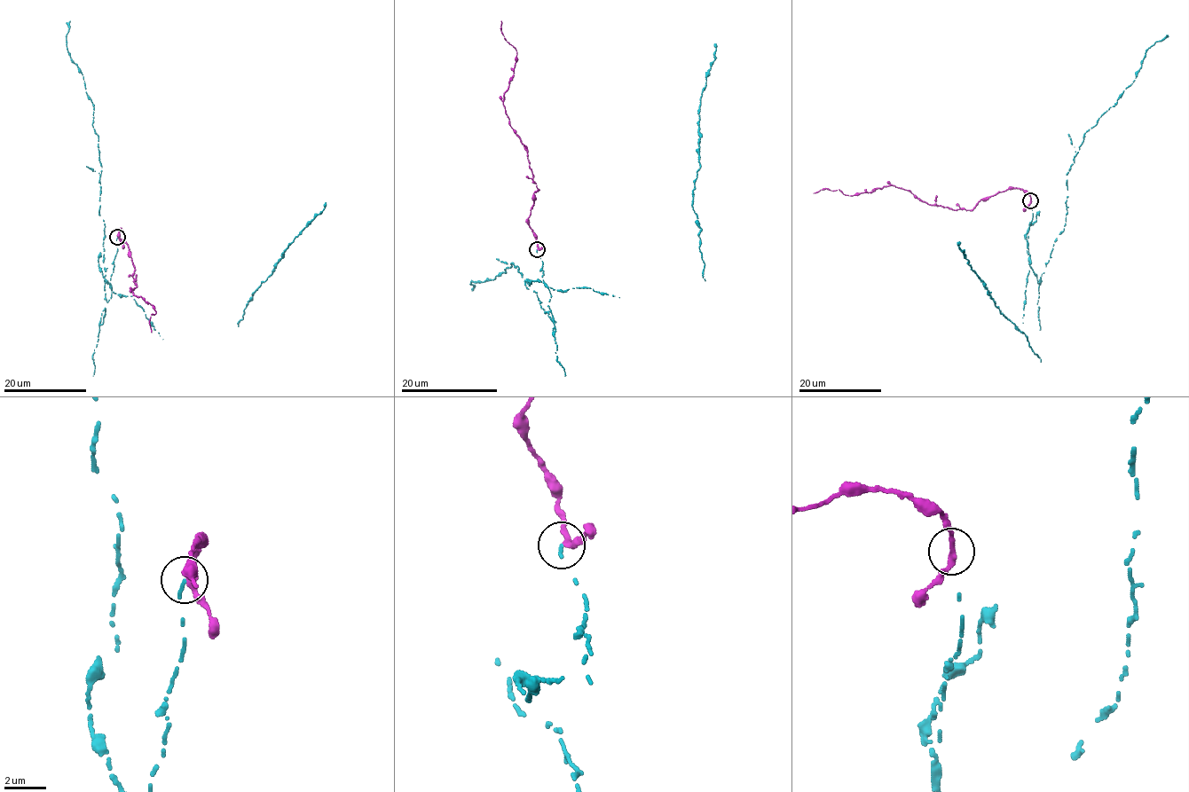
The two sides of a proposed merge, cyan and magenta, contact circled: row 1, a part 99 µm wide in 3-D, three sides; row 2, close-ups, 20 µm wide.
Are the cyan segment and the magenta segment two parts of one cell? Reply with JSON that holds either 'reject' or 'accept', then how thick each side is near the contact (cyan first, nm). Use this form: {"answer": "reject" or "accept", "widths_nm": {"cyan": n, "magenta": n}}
{"answer": "reject", "widths_nm": {"cyan": 140, "magenta": 280}}

